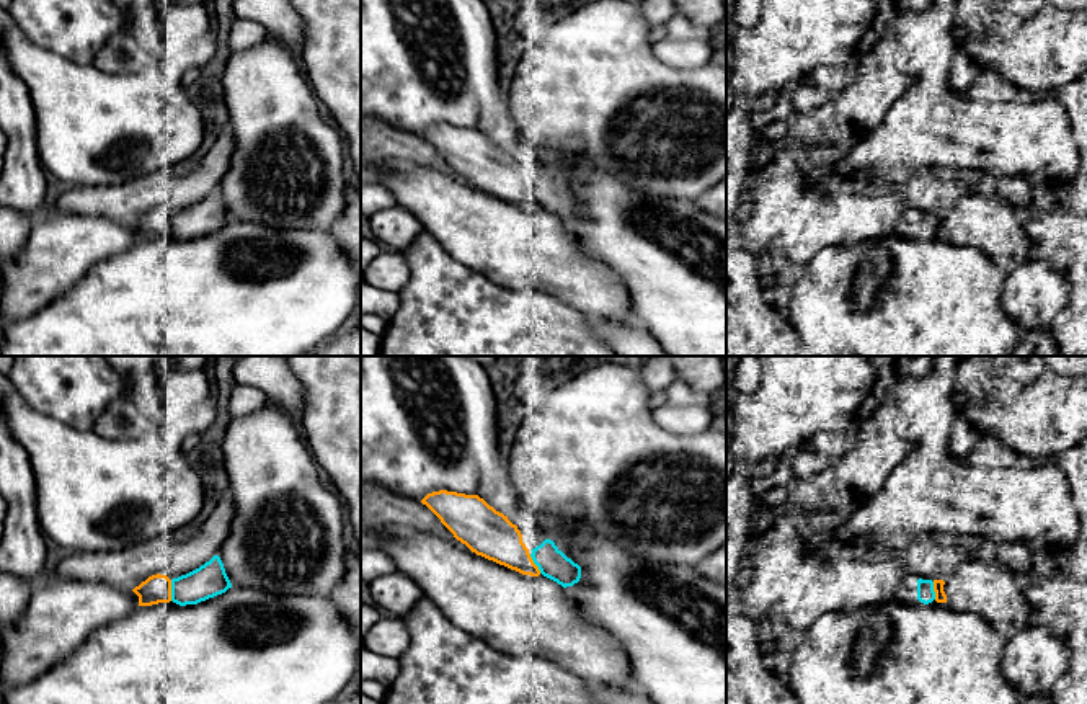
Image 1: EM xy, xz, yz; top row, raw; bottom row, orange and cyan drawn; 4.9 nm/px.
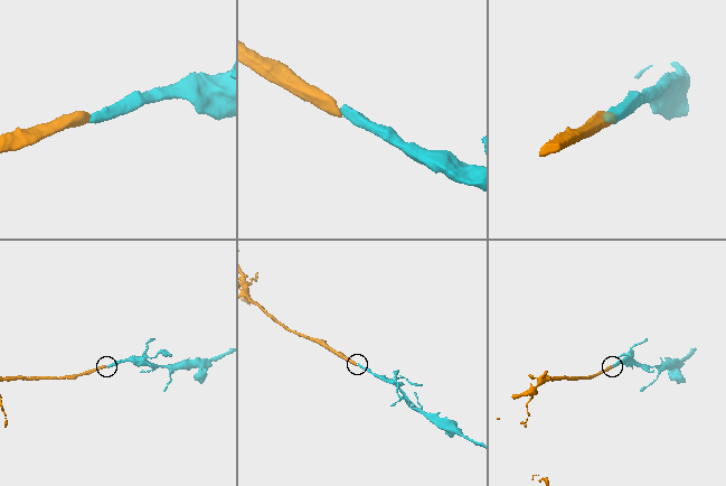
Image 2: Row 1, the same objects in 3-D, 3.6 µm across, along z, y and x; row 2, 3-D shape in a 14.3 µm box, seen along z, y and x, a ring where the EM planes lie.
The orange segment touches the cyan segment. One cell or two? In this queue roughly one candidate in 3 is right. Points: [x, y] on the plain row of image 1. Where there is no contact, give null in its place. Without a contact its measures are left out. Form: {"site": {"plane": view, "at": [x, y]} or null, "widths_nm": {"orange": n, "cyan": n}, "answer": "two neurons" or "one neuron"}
{"site": {"plane": "xy", "at": [170, 224]}, "widths_nm": {"orange": 140, "cyan": 160}, "answer": "one neuron"}

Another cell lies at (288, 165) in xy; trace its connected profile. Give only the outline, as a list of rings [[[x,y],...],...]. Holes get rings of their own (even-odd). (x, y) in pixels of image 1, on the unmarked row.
[[[268,36],[261,44],[232,54],[220,83],[230,114],[233,152],[219,191],[232,221],[261,222],[284,230],[331,232],[348,198],[346,142],[313,93],[300,56]]]

